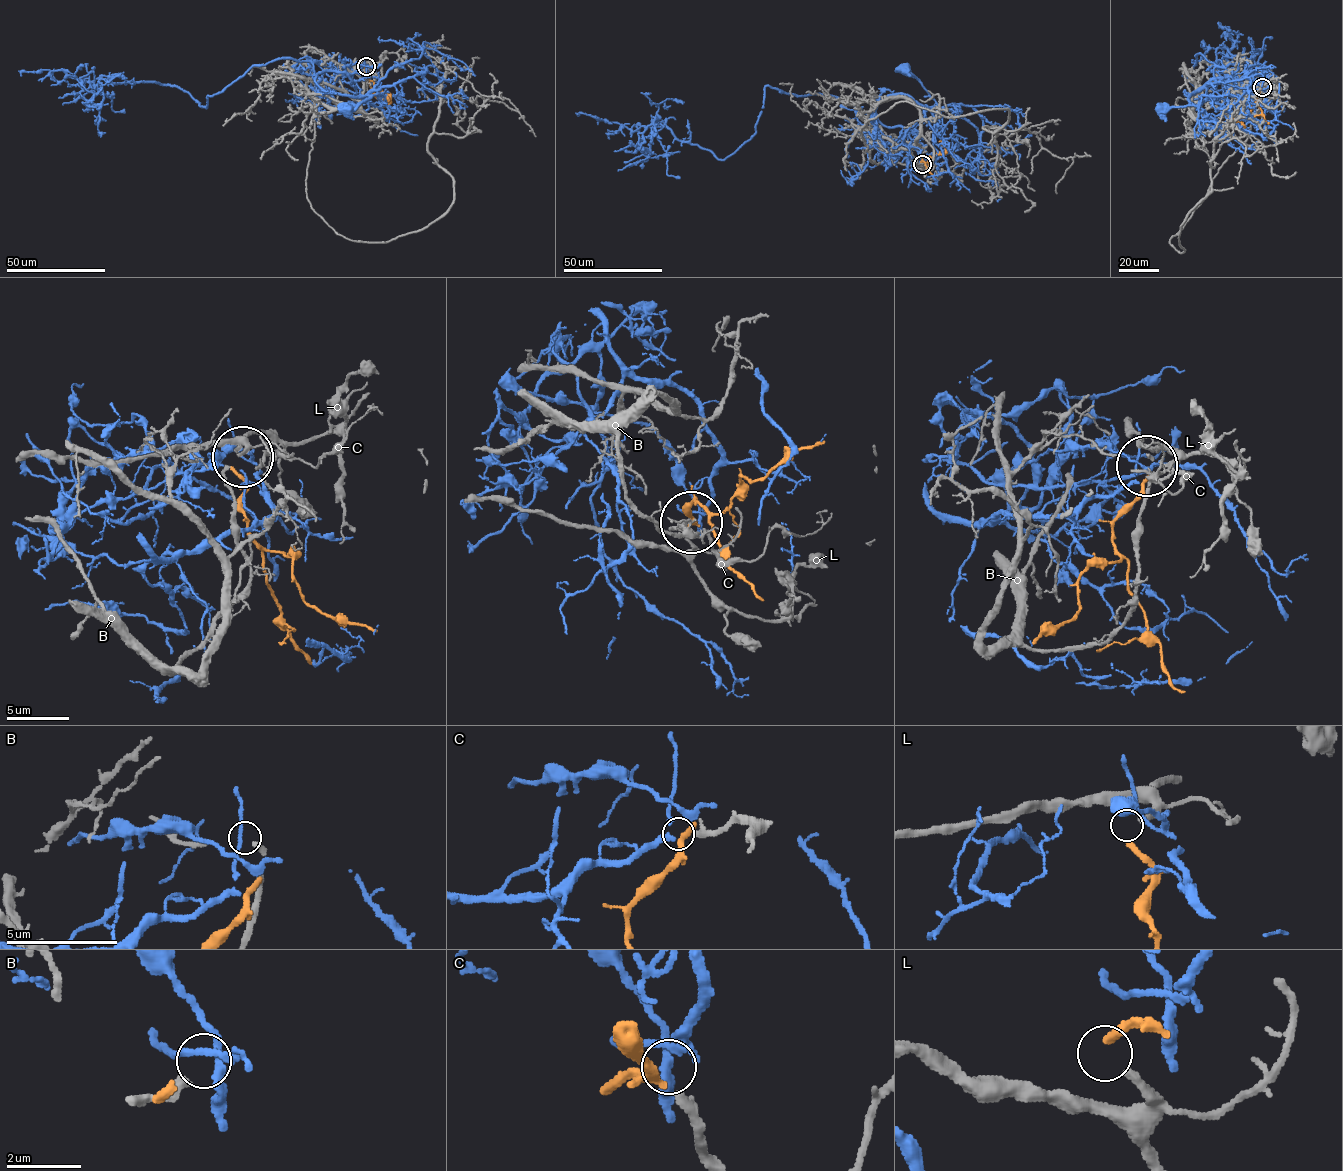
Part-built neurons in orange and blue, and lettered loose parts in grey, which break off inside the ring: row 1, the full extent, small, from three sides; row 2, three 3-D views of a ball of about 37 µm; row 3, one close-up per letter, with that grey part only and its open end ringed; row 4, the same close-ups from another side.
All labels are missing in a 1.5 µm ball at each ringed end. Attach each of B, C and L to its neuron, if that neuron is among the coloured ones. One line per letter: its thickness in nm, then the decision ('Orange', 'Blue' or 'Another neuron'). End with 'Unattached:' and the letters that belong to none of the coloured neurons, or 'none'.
B: Thickness 260 nm. Another neuron
C: Thickness 320 nm. Blue
L: Thickness 260 nm. Orange
Unattached: B

